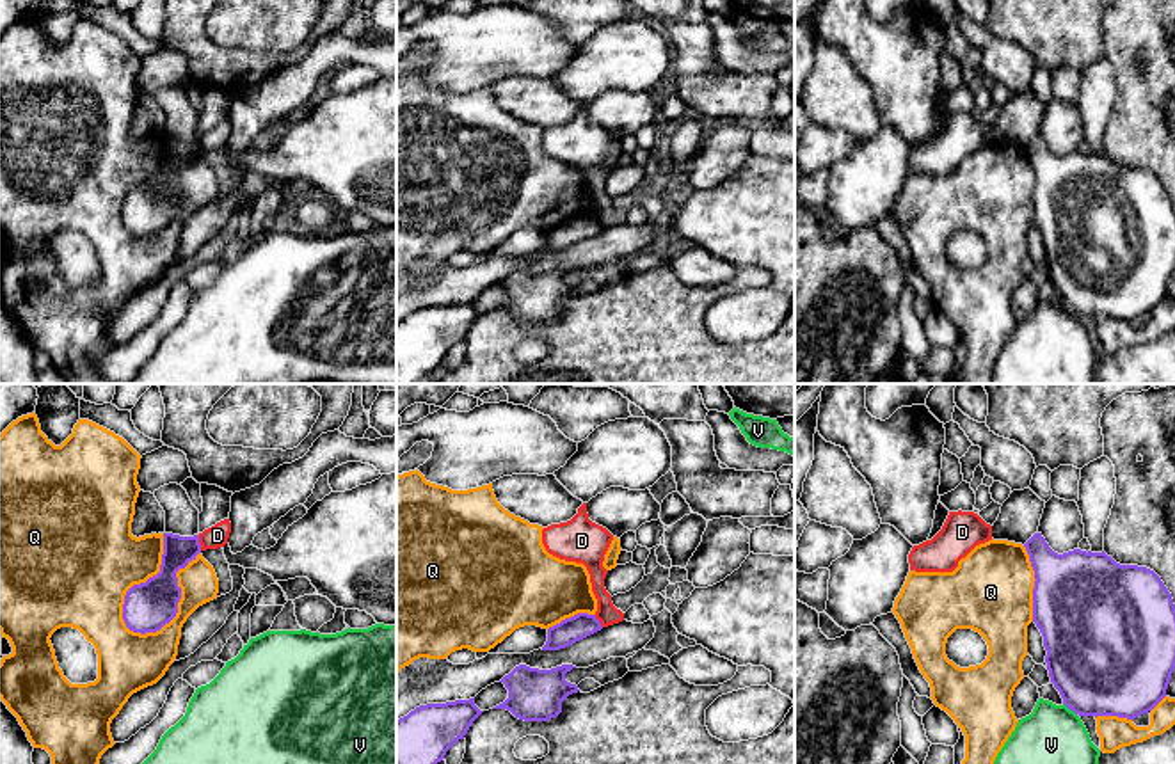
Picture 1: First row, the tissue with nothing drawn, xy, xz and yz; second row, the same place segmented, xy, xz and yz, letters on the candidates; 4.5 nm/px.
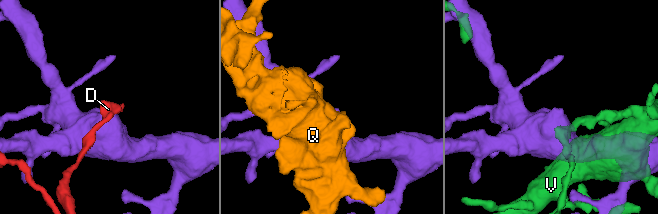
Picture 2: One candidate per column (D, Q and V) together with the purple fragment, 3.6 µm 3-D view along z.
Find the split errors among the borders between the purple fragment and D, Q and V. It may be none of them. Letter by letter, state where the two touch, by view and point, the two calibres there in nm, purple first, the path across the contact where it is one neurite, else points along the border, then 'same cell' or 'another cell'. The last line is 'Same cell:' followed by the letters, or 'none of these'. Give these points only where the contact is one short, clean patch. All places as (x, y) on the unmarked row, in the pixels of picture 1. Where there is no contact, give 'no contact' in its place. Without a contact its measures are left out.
D: meets purple in xy at (198, 144); 140 nm thick on the purple side, 100 nm on the other; border along xy (198, 137), (201, 151); another cell
Q: meets purple in xy at (176, 206); 220 nm thick on the purple side, 190 nm on the other; another cell
V: meets purple in yz at (1071, 311); 460 nm thick on the purple side, 420 nm on the other; another cell
Same cell: none of these

